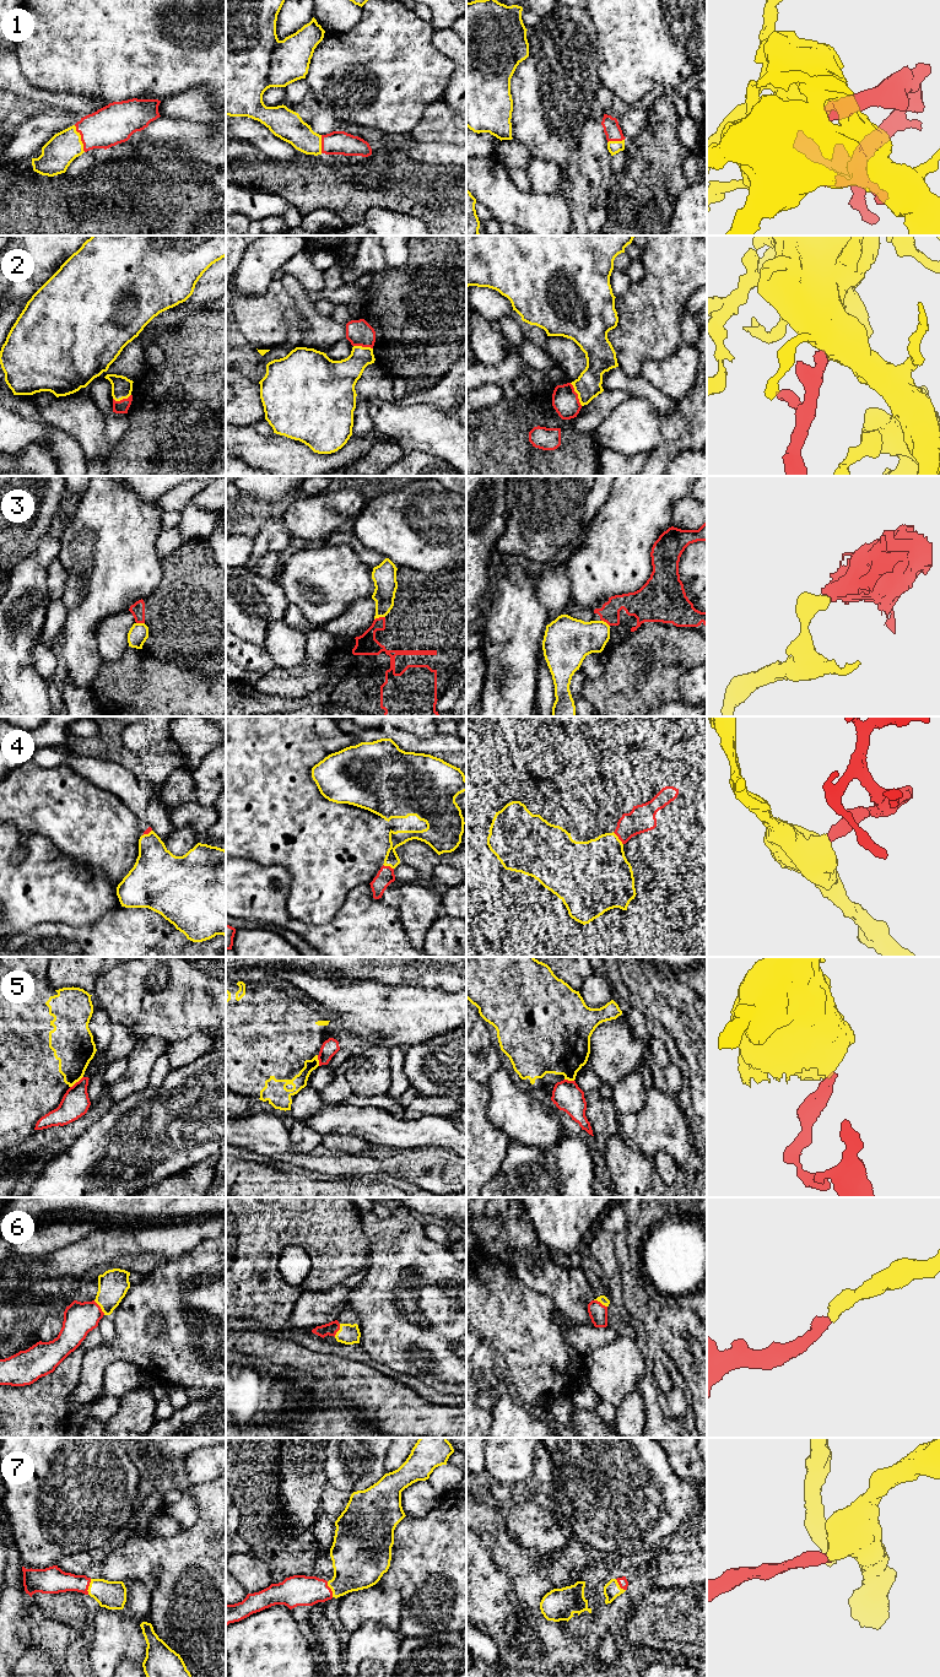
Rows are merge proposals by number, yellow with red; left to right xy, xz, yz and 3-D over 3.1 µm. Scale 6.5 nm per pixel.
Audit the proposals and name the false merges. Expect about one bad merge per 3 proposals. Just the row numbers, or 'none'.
3, 5

